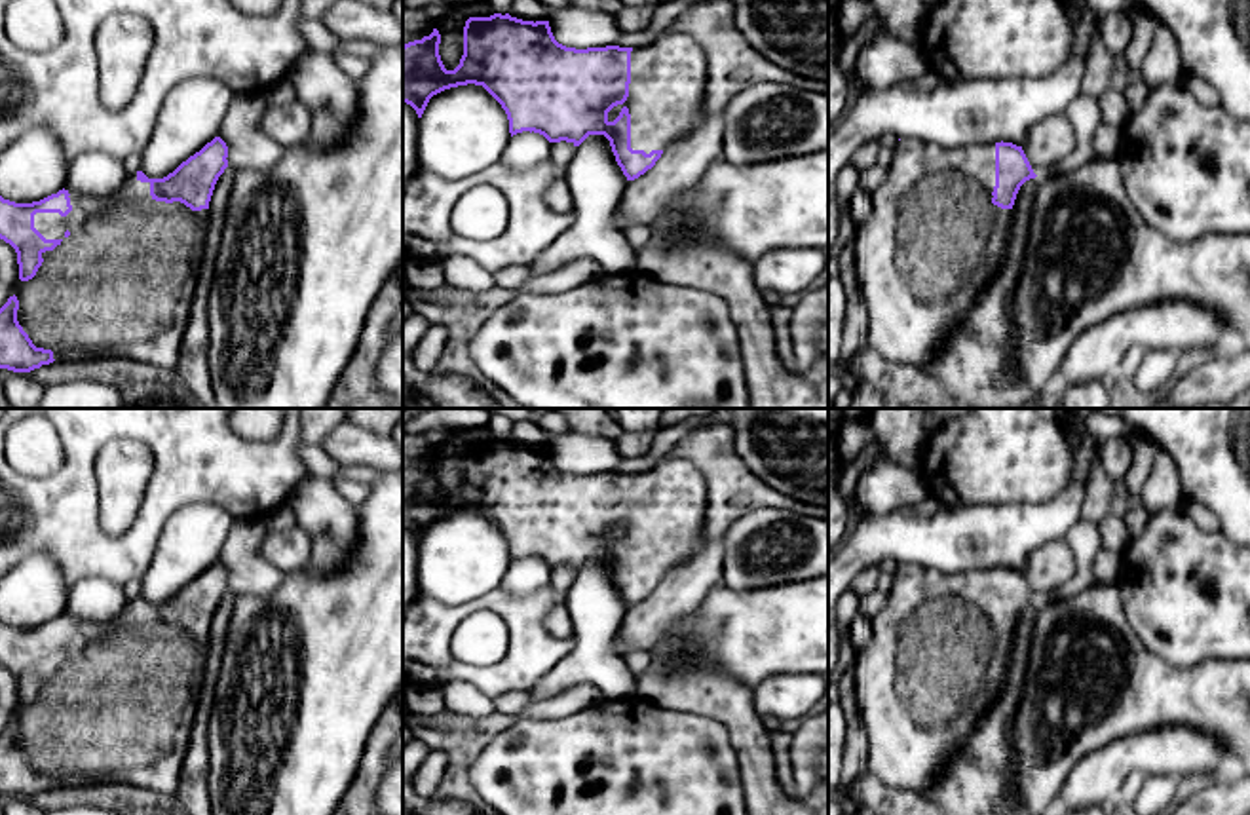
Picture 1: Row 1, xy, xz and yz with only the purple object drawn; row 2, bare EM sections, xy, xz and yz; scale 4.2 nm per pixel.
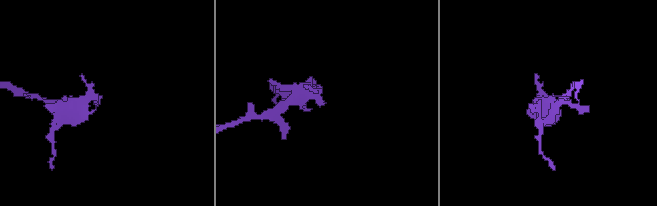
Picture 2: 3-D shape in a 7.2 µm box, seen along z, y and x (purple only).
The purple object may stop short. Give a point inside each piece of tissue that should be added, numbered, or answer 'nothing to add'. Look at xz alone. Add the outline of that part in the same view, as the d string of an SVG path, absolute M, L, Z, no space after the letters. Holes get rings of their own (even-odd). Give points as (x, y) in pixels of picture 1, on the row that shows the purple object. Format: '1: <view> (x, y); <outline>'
1: xz (667, 84); M663 32L631 51L631 148L667 150L705 120L709 66L705 49L688 34Z

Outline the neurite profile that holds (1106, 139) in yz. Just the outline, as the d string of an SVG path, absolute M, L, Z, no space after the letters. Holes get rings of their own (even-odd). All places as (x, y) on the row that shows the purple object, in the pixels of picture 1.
M1100 123L1092 137L1092 158L1109 160L1115 158L1119 148L1121 129Z

